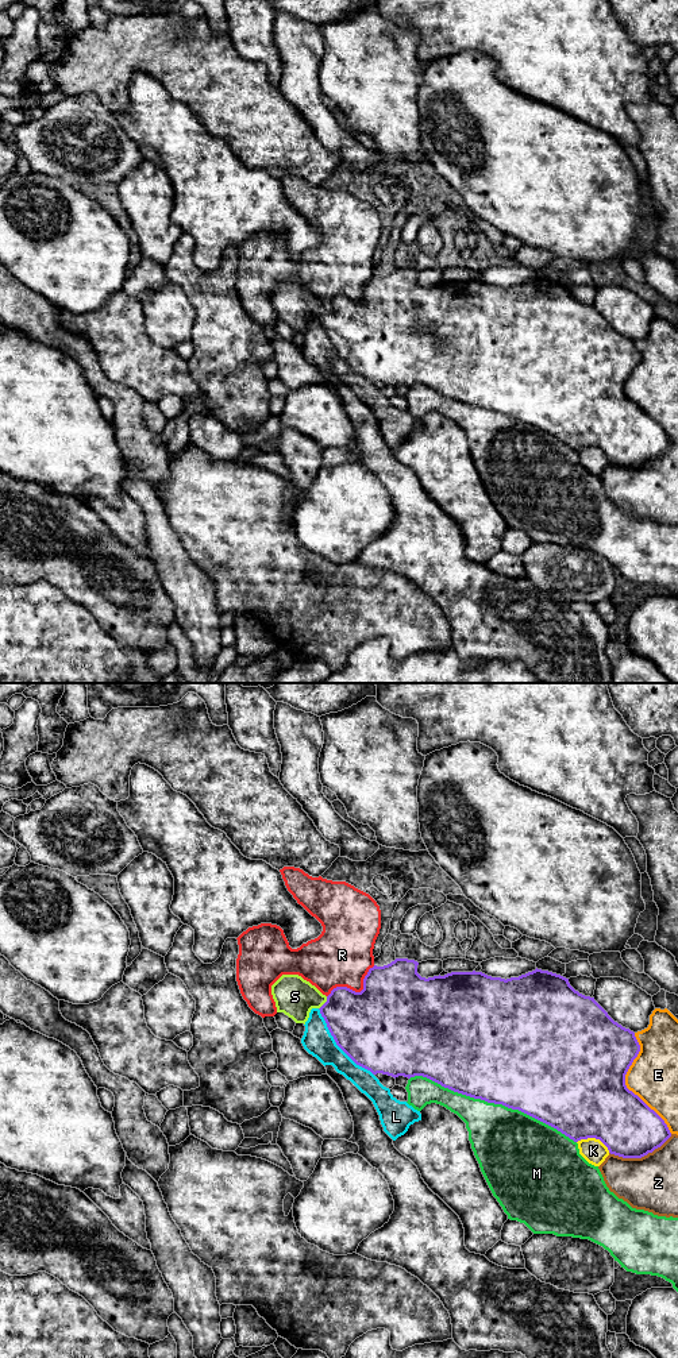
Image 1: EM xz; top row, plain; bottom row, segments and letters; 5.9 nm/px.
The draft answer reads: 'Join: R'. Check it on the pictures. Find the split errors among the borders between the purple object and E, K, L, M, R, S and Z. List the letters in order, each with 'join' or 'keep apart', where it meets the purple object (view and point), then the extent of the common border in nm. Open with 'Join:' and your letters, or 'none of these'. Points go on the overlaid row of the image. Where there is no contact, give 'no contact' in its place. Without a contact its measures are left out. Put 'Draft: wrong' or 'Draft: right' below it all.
Join: S
E: keep apart; contact xz (624, 1084); length 650 nm
K: keep apart; contact xz (594, 1137); length 220 nm
L: keep apart; contact xz (338, 1045); length 500 nm
M: keep apart; contact xz (493, 1102); length 1050 nm
R: keep apart; contact xz (354, 991); length 340 nm
S: join; contact xz (324, 1003); length 90 nm
Z: keep apart; contact xz (640, 1157); length 400 nm
Draft: wrong

